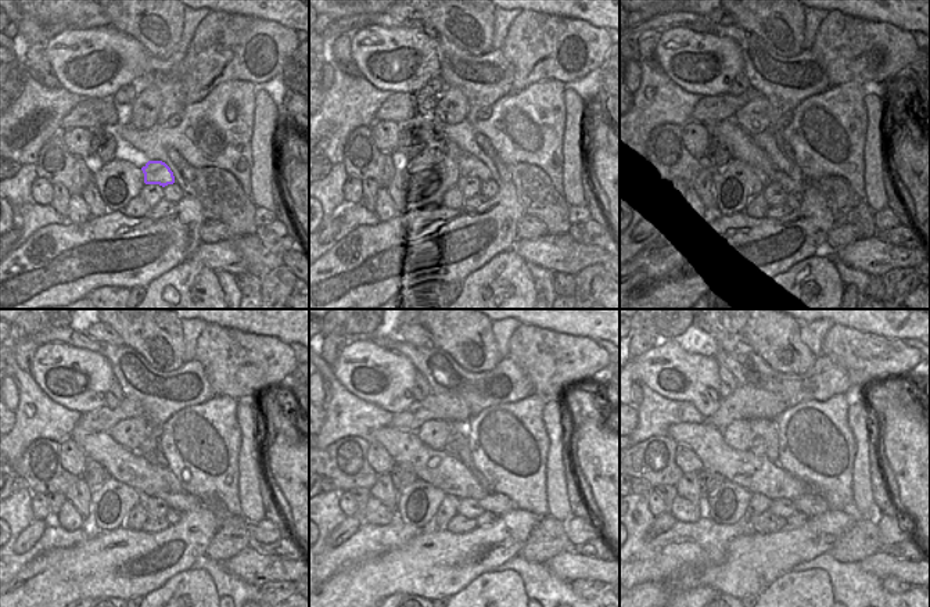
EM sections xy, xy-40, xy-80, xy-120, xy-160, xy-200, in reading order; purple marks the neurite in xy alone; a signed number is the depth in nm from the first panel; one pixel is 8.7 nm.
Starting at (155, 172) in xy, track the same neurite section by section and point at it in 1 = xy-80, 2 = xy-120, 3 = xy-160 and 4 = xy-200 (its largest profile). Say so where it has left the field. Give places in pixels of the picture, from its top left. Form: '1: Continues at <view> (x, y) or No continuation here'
1: Continues at xy-80 (781, 178)
2: Continues at xy-120 (183, 502)
3: Continues at xy-160 (498, 503)
4: Continues at xy-200 (811, 505).

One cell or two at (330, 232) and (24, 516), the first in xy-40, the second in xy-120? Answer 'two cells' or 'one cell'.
two cells

